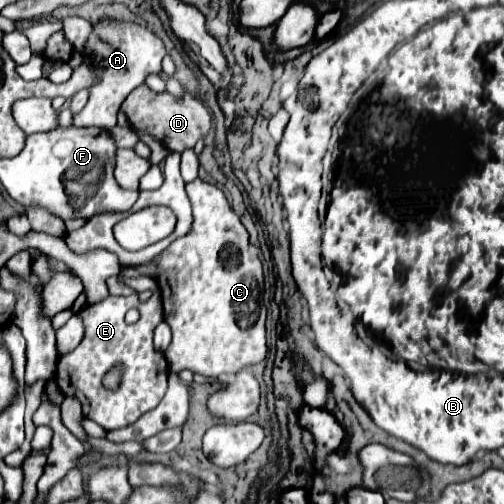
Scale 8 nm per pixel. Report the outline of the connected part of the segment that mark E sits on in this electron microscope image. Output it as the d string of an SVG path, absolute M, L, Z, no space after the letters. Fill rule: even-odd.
M138 294L132 296L108 296L96 304L84 306L78 316L84 324L82 342L68 354L58 358L54 380L64 396L78 398L82 404L82 414L96 424L100 424L106 432L124 428L134 424L142 414L156 408L168 387L168 364L164 354L154 348L152 332L164 320L162 316L162 298L160 294L152 294L148 302L140 302ZM130 308L140 310L140 322L126 324L124 316ZM114 362L126 364L124 382L116 392L108 392L102 388L102 376L114 366Z

